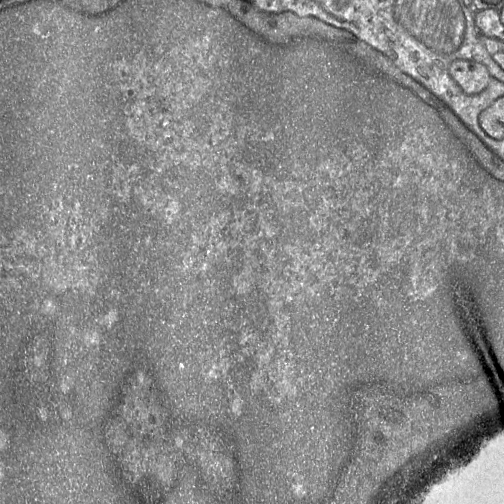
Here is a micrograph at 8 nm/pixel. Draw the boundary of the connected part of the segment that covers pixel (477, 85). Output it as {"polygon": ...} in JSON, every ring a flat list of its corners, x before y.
{"polygon":[[455,60,450,64,449,72,463,92,468,95,483,91,491,79,488,69,476,61]]}

